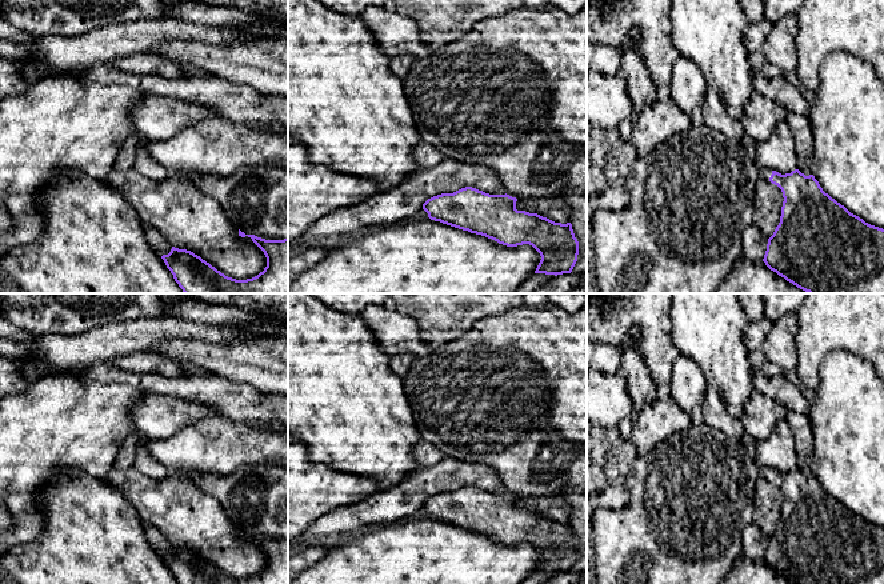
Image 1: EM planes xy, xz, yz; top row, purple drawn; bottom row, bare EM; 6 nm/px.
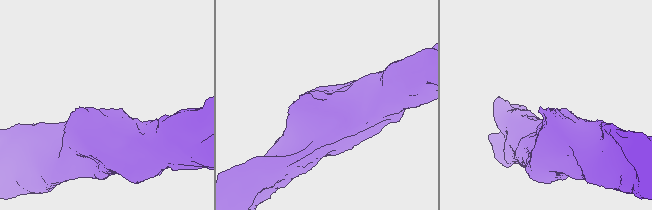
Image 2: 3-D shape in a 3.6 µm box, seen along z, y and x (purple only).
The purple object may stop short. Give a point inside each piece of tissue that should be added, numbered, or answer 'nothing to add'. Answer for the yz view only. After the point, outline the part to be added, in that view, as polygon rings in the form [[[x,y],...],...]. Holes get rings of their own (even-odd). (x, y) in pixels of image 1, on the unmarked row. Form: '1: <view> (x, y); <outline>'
1: yz (764, 472); [[[759,464],[759,475],[760,477],[764,477],[767,480],[769,480],[769,476],[772,473],[772,468],[764,467]]]

